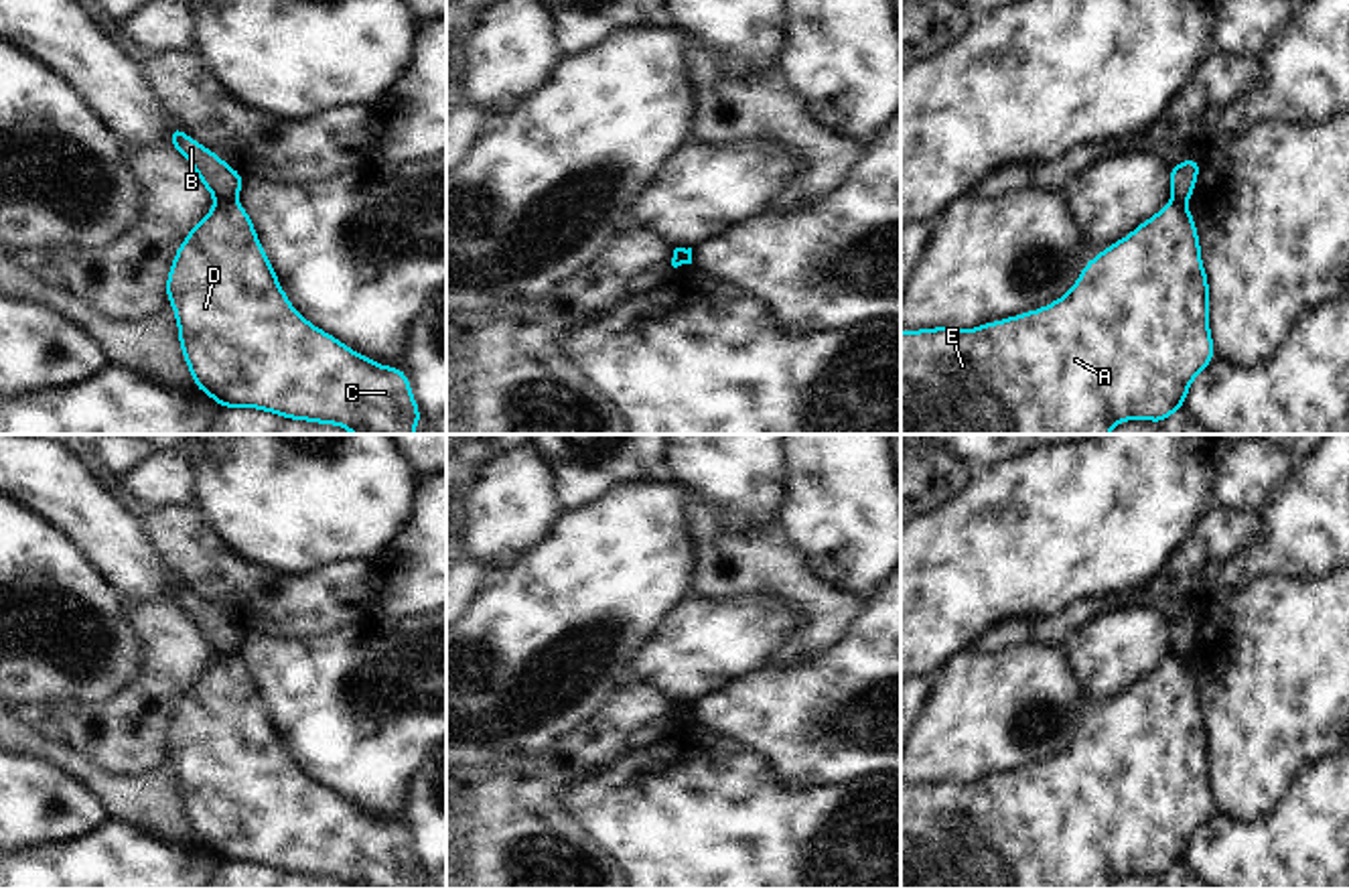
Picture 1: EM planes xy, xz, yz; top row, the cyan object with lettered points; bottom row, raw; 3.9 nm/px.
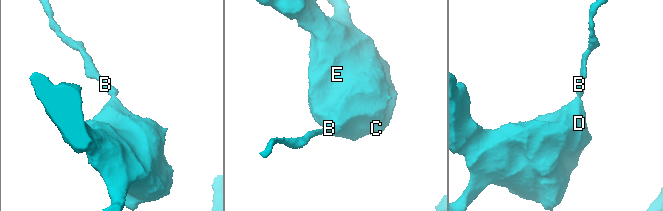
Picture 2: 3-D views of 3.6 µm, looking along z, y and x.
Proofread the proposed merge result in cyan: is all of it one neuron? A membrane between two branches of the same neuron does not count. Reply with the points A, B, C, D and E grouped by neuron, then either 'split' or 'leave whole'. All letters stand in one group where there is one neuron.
A C D E / B | split

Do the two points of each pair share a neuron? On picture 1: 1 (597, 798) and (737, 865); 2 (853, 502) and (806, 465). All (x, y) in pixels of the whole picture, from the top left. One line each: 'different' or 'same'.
1: same
2: same

